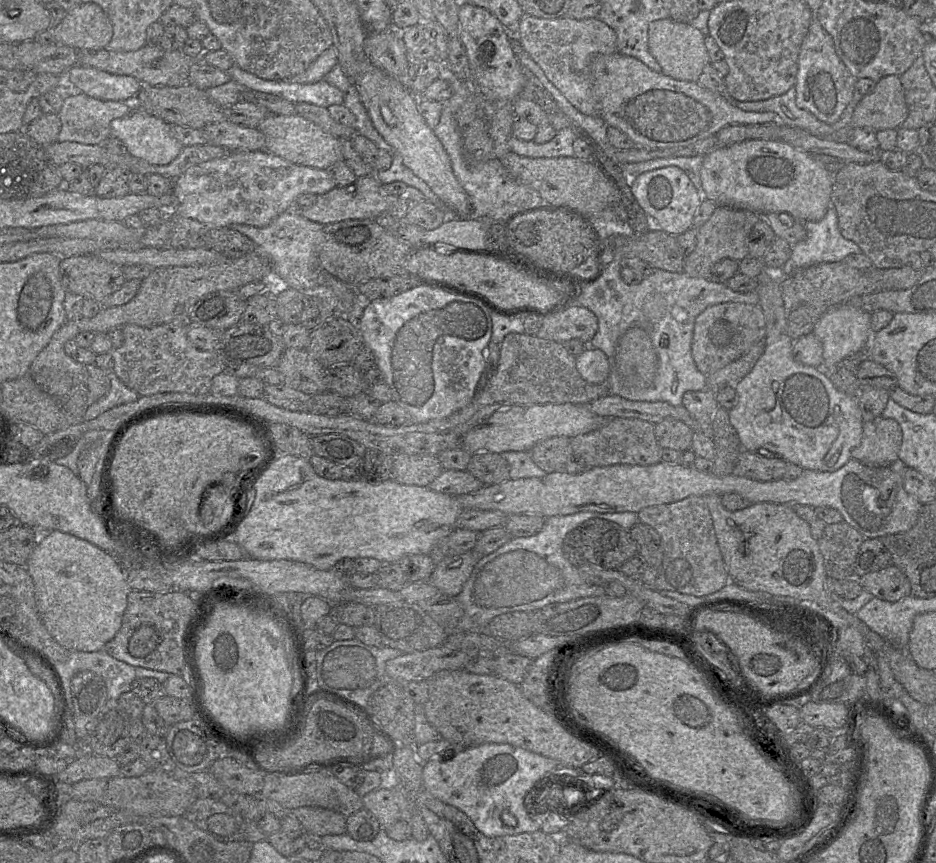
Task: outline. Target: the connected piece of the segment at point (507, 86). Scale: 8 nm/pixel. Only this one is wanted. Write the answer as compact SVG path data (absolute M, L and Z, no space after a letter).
M460 2L457 37L465 48L474 90L498 102L512 102L524 87L522 65L512 49L507 28L487 10L468 2Z

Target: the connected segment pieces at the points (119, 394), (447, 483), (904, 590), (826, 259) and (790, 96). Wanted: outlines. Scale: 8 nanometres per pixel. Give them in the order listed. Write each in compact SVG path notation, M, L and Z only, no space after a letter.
M113 371L107 373L110 379L110 389L106 395L87 409L84 421L93 420L116 406L134 402L140 397L136 392L128 388Z
M443 470L428 486L436 492L458 496L477 491L484 484L468 470Z
M895 565L865 574L859 578L862 589L874 597L888 602L897 602L911 595L911 586L905 574Z
M831 204L822 220L804 222L804 226L807 236L792 246L789 260L778 271L780 278L811 265L841 262L850 254L862 253L853 241L841 235L837 212Z
M794 86L780 96L761 101L740 102L728 97L733 105L743 111L773 112L779 117L780 123L786 126L803 129L816 137L828 138L831 137L835 131L846 127L850 123L853 111L863 98L863 95L857 89L854 89L851 101L843 111L839 120L832 125L823 123L810 112L798 108L795 104L795 98L796 90Z

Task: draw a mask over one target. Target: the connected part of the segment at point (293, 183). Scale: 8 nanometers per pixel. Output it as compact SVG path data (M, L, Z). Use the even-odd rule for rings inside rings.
M267 150L229 152L223 157L192 166L173 180L174 208L169 213L192 218L206 226L245 224L265 227L282 213L293 209L300 195L311 193L319 196L336 187L327 170L297 165Z

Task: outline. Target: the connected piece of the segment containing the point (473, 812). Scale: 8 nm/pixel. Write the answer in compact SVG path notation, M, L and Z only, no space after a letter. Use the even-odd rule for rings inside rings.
M484 743L464 748L451 759L443 759L438 754L423 762L423 786L438 800L465 813L486 837L517 835L541 831L539 820L528 813L530 796L538 781L560 765L557 760L521 747ZM504 810L515 816L514 827L502 823Z

